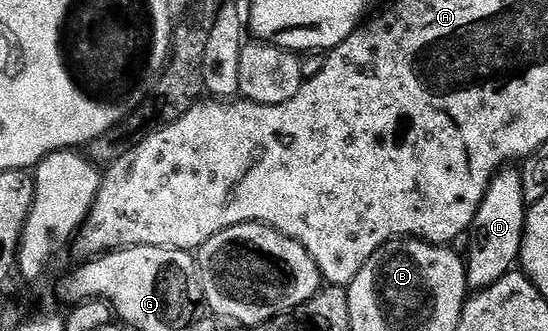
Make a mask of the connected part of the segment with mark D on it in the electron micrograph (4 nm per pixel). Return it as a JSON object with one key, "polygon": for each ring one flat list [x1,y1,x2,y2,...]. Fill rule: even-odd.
{"polygon":[[505,167,492,178,472,220,472,228,466,234,469,290,479,291,490,287,517,268,520,260,520,244,524,241,525,220,526,202,522,195,519,168]]}

